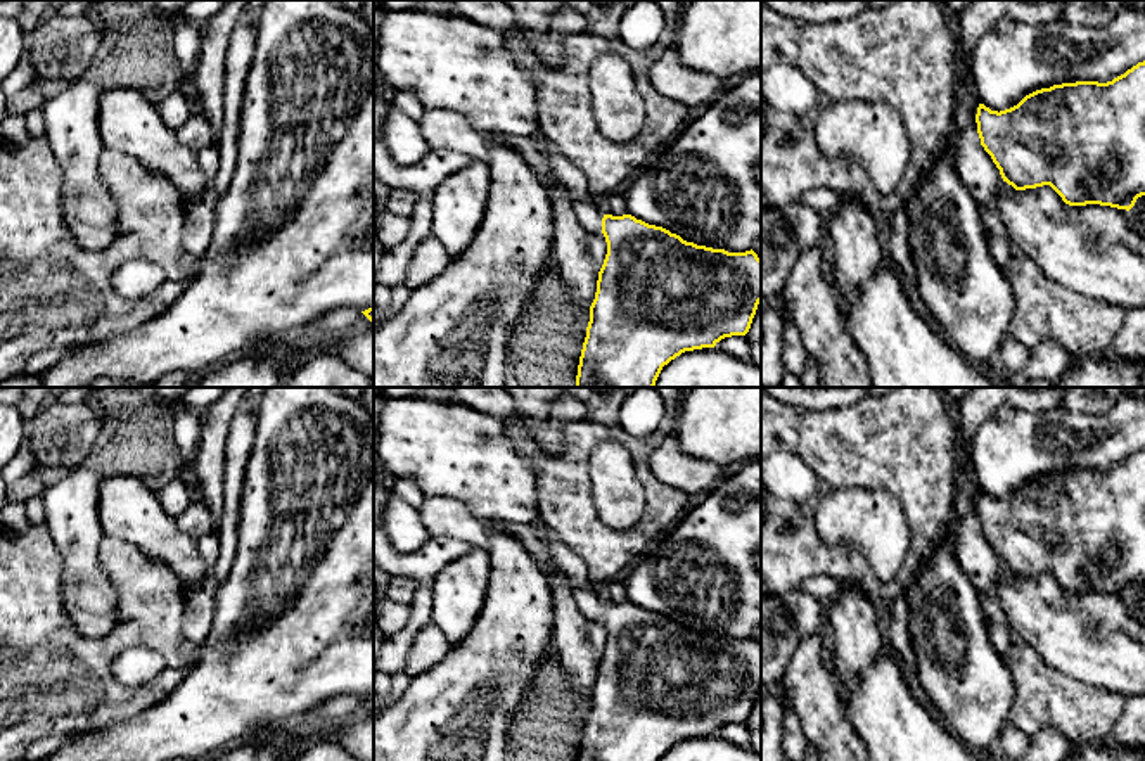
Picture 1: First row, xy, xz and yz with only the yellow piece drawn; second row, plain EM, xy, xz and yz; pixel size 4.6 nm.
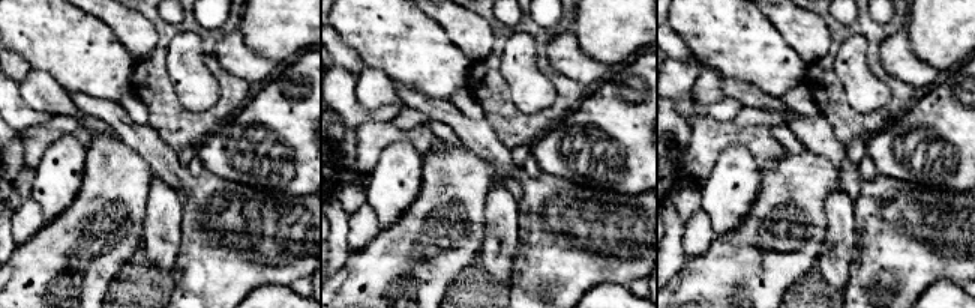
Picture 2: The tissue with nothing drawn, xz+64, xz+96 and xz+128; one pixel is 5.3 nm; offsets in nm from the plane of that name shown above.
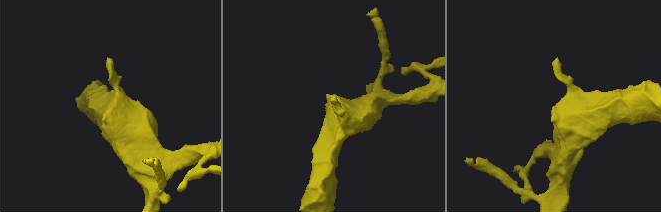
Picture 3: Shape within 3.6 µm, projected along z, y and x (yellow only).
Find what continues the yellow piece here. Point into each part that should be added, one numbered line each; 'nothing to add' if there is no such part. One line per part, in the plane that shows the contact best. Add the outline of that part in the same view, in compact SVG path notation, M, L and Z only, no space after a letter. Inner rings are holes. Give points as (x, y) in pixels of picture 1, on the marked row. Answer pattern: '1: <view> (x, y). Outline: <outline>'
1: xz (587, 213). Outline: M488 133L486 137L496 138L510 149L517 150L545 185L560 185L564 194L571 201L576 220L588 233L602 232L604 214L597 208L597 199L592 195L588 195L586 199L574 199L571 190L555 176L550 163L540 156L529 138L503 133Z

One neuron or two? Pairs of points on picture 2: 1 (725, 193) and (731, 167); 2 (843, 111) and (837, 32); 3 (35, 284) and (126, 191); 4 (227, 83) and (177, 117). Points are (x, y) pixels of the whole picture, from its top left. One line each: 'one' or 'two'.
1: one
2: one
3: one
4: one

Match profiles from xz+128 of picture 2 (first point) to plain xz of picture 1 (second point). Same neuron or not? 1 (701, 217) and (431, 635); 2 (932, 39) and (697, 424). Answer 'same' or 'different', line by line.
1: same
2: same

